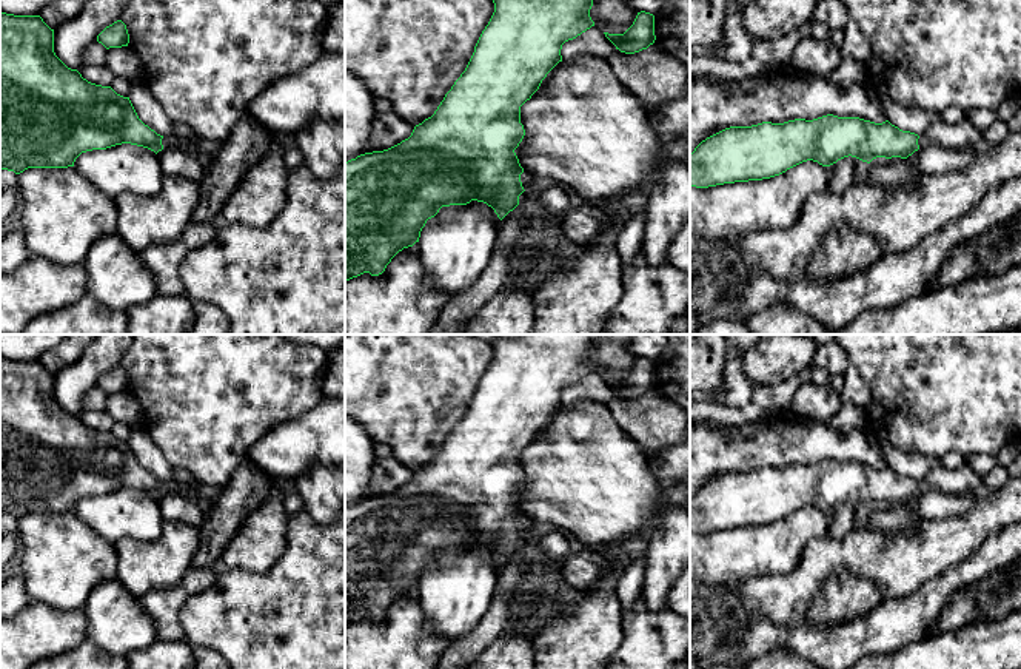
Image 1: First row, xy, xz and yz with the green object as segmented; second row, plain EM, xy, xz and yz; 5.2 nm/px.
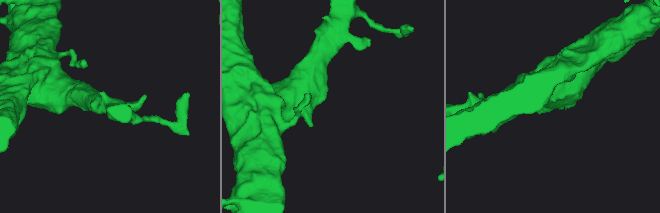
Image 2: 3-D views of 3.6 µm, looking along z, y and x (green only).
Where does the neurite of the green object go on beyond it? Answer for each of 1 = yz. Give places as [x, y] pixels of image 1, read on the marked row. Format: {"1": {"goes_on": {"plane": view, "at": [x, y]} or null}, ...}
{"1": {"goes_on": null}}

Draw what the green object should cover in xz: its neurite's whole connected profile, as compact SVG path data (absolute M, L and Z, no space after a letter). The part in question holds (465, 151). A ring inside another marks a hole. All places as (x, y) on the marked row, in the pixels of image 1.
M493 0L493 3L494 12L465 71L434 114L416 125L411 136L400 143L345 162L345 282L363 273L382 274L399 251L419 242L427 220L442 207L477 200L491 207L502 220L519 205L519 196L525 191L521 182L524 168L514 153L525 136L521 106L562 62L562 45L594 26L590 17L593 0Z

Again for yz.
M833 114L730 126L690 154L690 187L770 179L807 160L830 166L849 156L867 163L876 157L907 159L919 150L918 139L889 120L875 123Z

